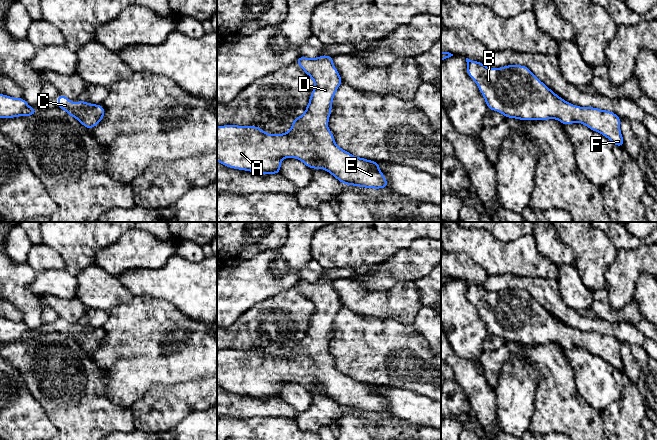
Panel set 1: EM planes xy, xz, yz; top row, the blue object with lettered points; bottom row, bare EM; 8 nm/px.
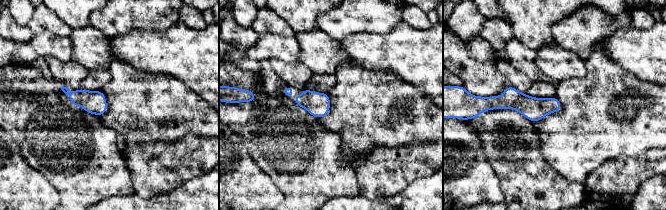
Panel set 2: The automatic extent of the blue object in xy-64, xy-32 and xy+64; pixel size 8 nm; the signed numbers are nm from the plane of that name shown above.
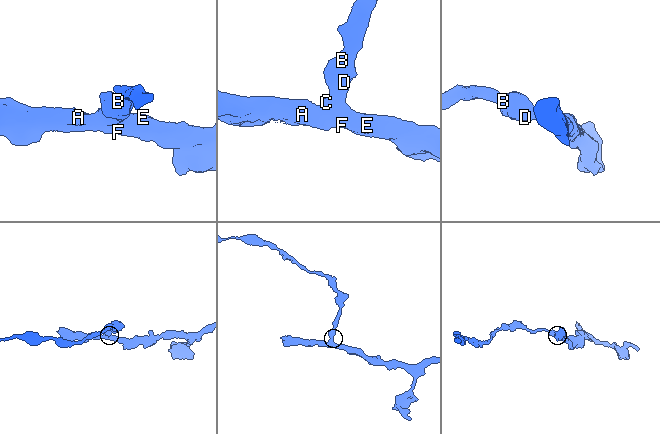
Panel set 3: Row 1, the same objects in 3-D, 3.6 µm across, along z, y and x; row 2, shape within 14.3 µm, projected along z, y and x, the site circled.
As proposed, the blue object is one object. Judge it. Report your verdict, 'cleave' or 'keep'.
keep

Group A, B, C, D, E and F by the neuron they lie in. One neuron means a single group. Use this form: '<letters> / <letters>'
A B C D E F

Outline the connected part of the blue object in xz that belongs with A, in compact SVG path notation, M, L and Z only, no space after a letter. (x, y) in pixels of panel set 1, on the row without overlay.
M320 279L318 282L299 280L295 285L311 301L315 311L303 339L294 341L288 356L271 359L259 350L222 349L217 350L217 386L237 394L256 398L280 398L281 384L296 382L309 393L324 393L344 409L381 413L388 412L388 406L379 392L379 387L352 379L336 369L333 357L328 353L332 336L332 325L338 311L343 307L335 292L333 281Z

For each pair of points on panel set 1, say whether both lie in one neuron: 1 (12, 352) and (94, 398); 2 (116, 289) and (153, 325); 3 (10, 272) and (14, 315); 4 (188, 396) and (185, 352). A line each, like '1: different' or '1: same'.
1: same
2: different
3: different
4: different

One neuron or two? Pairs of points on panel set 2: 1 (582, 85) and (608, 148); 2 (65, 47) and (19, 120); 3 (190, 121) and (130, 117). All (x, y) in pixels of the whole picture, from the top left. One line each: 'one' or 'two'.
1: one
2: two
3: one

